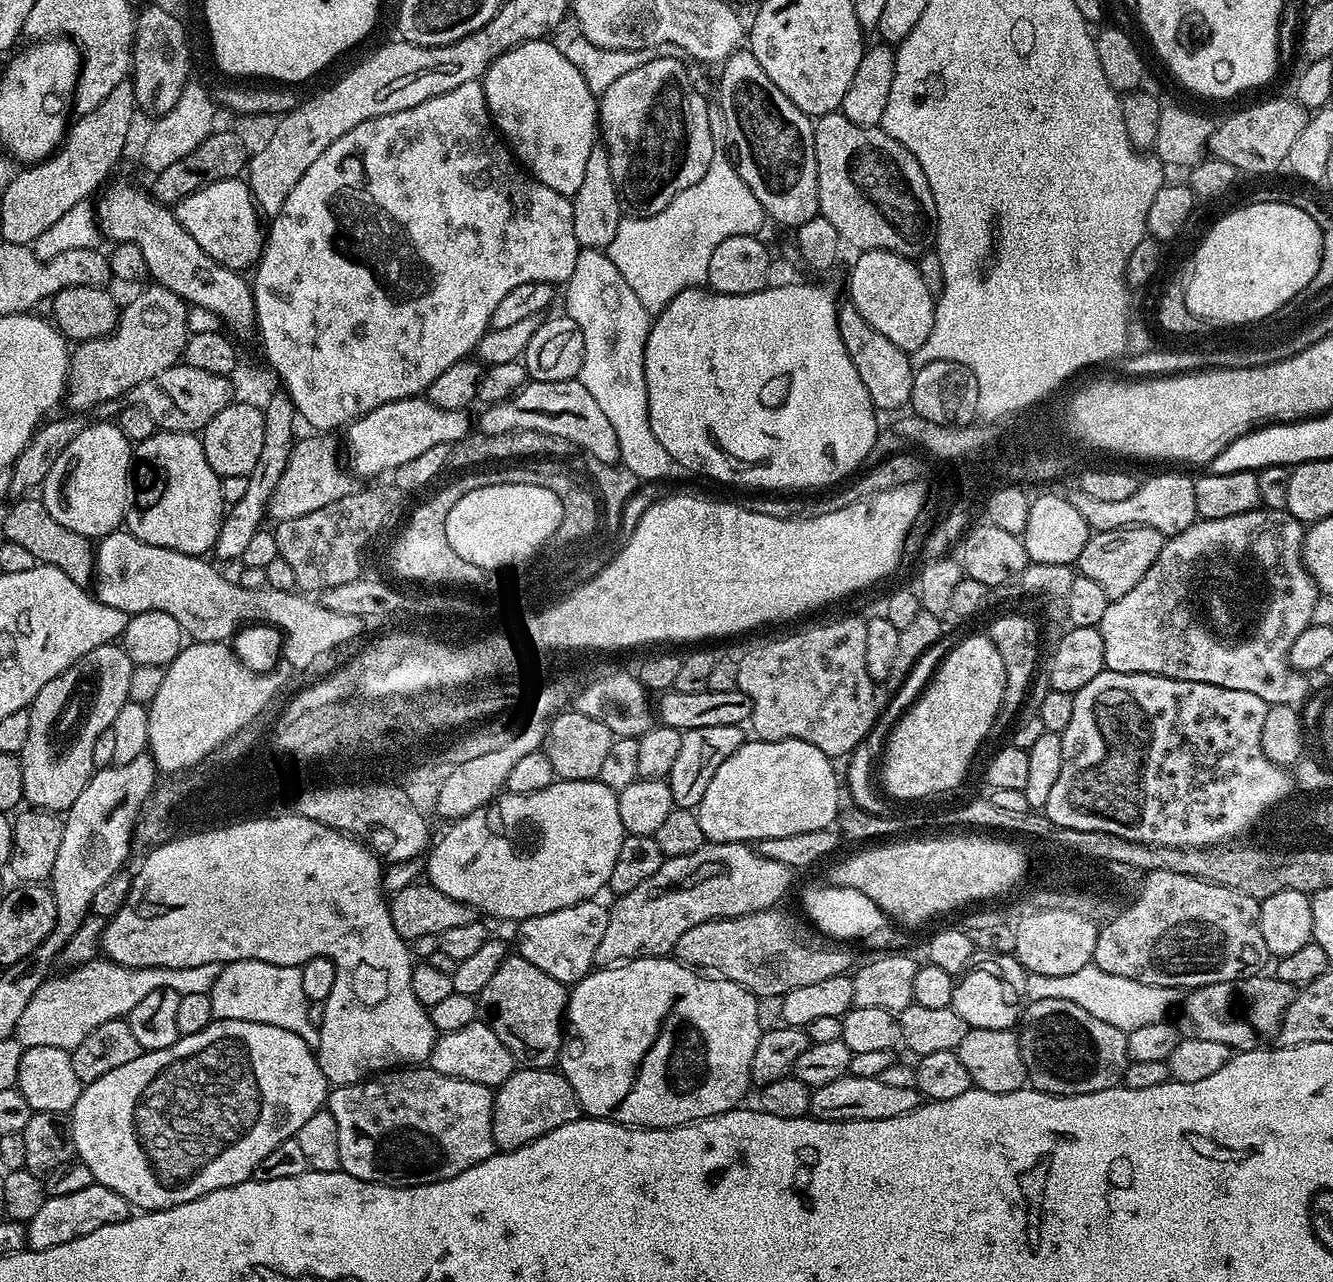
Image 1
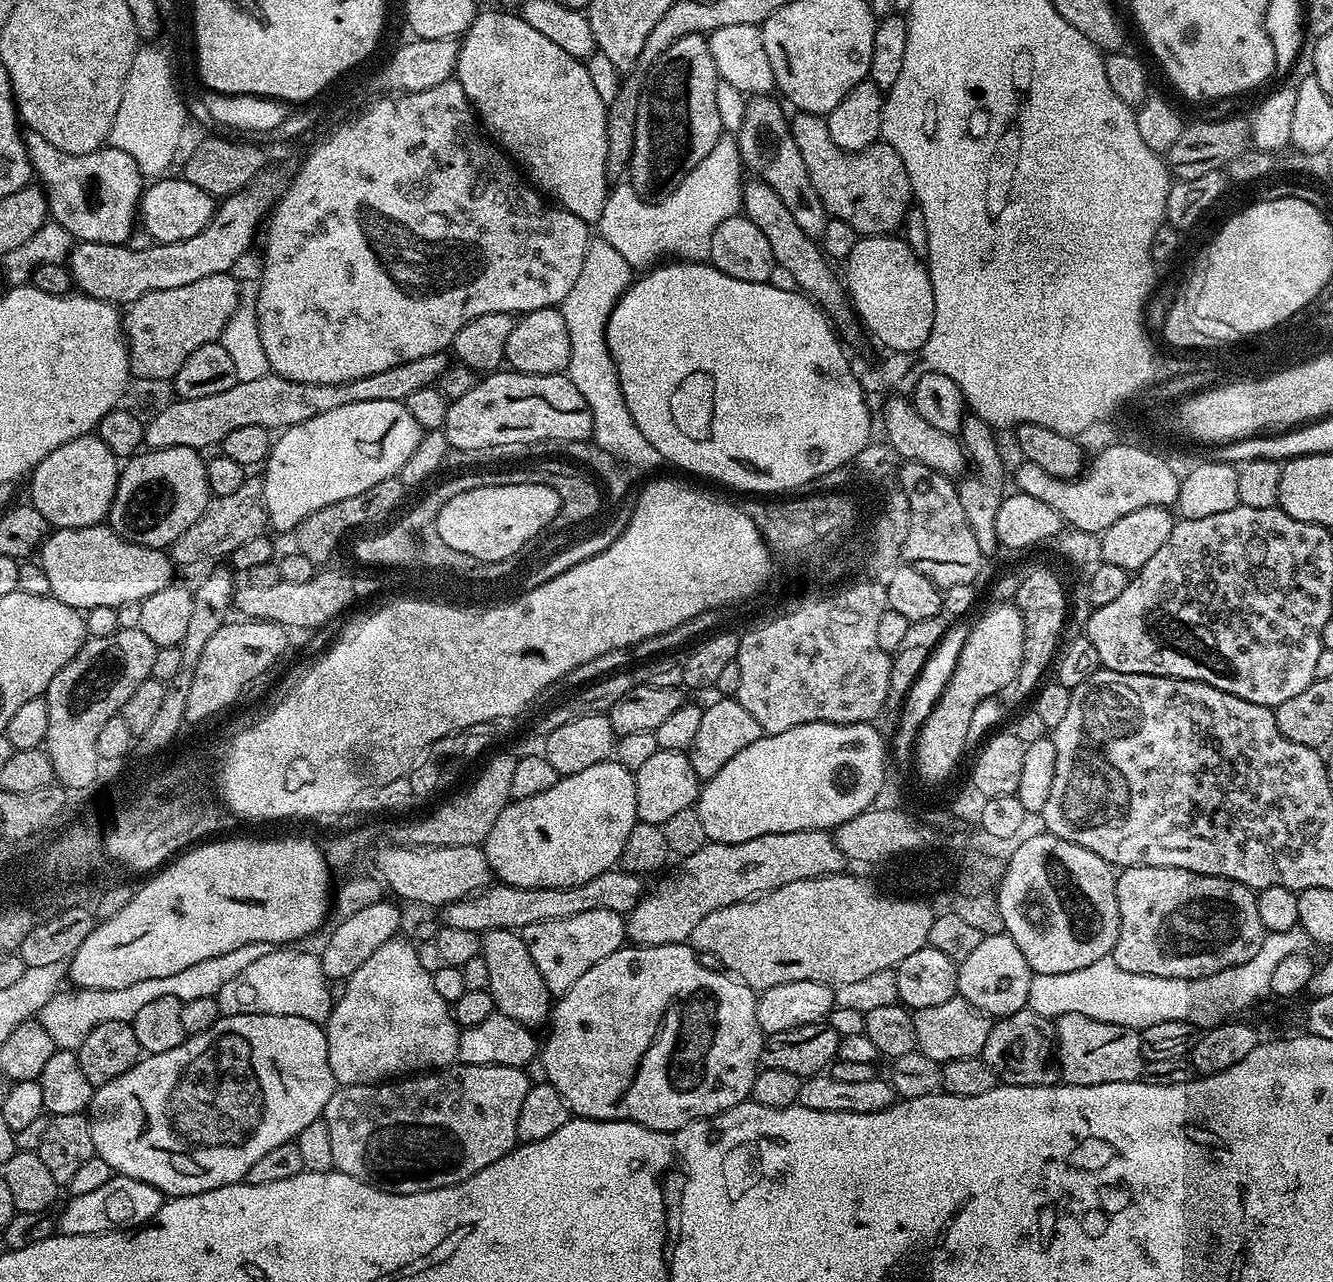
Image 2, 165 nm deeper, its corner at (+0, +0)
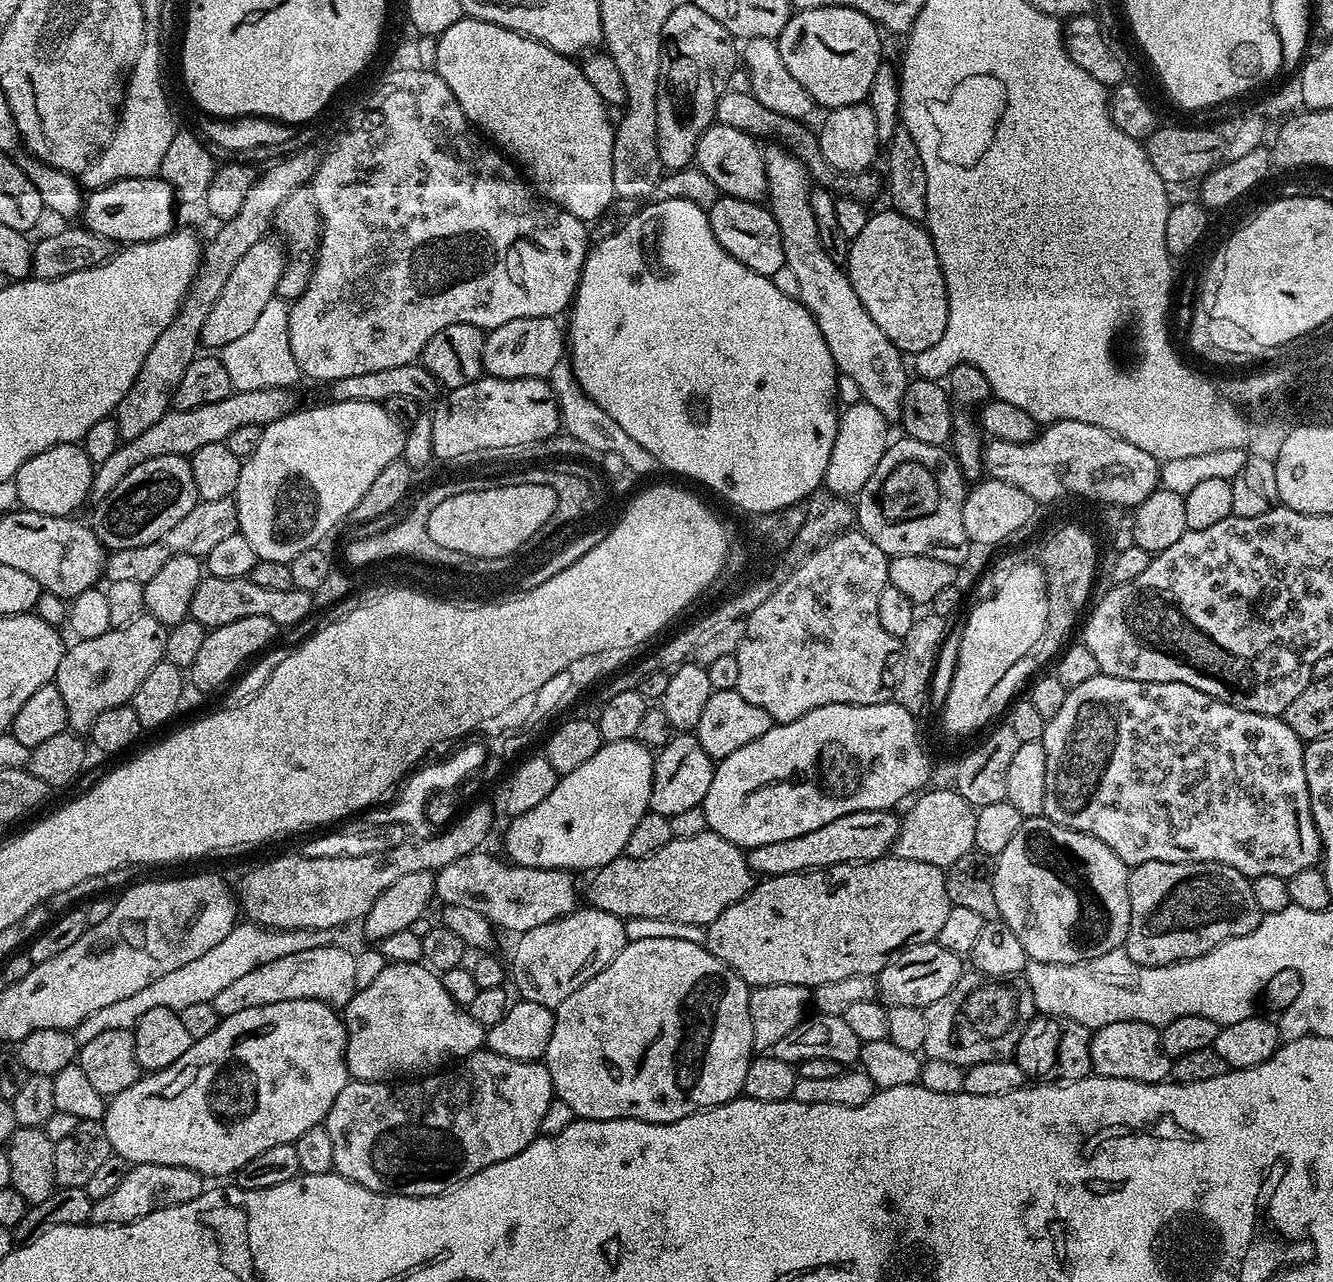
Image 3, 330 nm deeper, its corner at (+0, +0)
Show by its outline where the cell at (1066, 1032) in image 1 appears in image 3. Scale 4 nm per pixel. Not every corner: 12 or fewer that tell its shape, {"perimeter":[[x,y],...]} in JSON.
{"perimeter":[[1110,1022],[1092,1032],[1098,1076],[1169,1079],[1157,1025]]}

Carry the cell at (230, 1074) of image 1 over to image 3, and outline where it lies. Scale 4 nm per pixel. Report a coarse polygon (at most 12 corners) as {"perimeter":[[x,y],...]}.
{"perimeter":[[321,1000],[223,1017],[107,1101],[129,1165],[231,1177],[350,1082]]}

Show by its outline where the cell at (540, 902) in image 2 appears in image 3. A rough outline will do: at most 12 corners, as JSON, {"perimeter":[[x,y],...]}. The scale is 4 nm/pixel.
{"perimeter":[[706,830],[591,873],[587,907],[706,926],[752,889]]}

